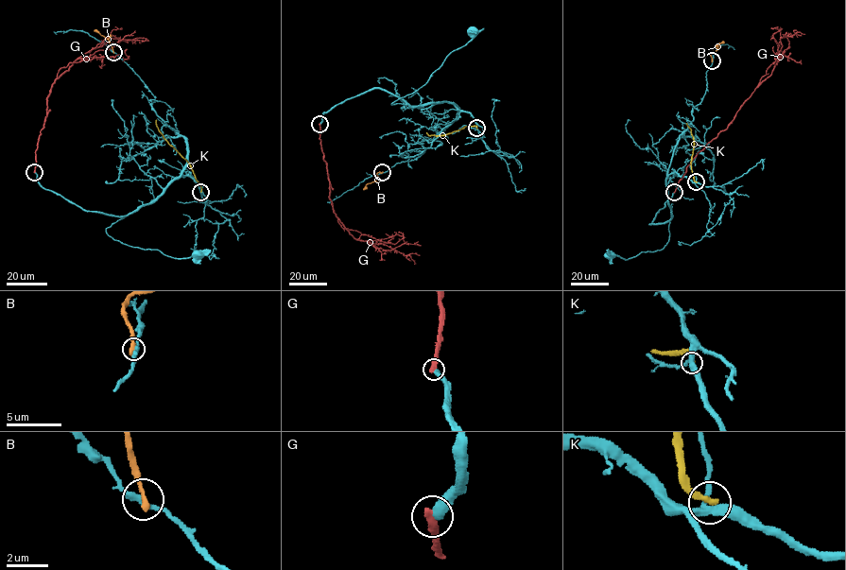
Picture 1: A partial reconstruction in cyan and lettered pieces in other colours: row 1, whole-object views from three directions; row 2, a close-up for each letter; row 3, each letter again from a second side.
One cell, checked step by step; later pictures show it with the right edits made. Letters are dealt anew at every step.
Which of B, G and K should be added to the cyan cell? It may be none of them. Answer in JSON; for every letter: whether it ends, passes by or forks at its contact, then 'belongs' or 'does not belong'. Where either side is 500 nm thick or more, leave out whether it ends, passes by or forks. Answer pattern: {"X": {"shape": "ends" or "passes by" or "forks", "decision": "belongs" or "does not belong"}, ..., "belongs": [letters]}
{"B": {"shape": "ends", "decision": "does not belong"}, "G": {"shape": "ends", "decision": "does not belong"}, "K": {"shape": "ends", "decision": "does not belong"}, "belongs": []}

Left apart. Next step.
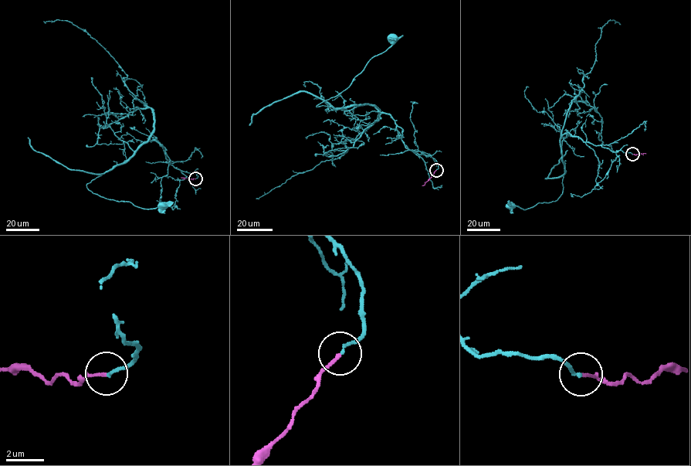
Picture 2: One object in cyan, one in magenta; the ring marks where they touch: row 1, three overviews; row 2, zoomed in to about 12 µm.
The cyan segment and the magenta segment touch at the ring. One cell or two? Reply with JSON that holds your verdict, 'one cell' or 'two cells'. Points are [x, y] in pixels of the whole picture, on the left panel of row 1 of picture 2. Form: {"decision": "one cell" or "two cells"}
{"decision": "one cell"}

